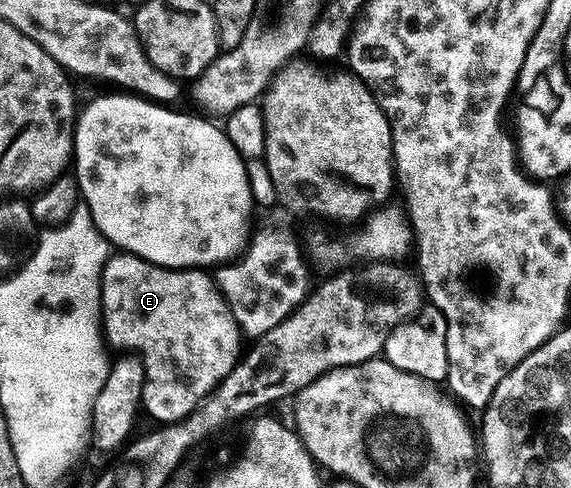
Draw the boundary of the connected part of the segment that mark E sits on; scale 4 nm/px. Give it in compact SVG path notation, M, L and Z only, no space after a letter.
M120 252L119 254L109 255L104 273L100 279L100 314L102 317L102 333L103 338L109 345L112 344L116 348L124 348L125 353L135 354L139 360L144 363L144 394L142 397L142 408L146 413L156 419L160 424L173 424L176 420L181 420L186 414L190 414L190 410L197 408L211 392L226 378L226 374L230 374L230 370L236 365L239 359L242 347L240 348L240 340L242 341L242 333L236 325L232 311L228 304L224 301L220 289L216 287L213 277L207 271L199 268L163 268L157 264L152 264L148 260L143 260L137 256L132 256L128 252Z

